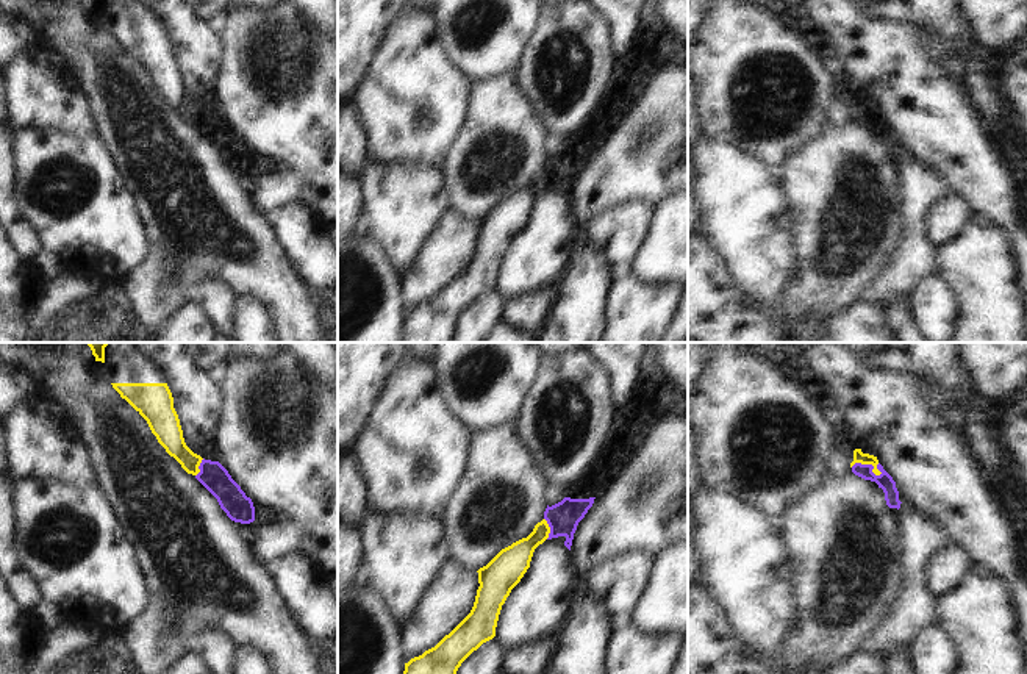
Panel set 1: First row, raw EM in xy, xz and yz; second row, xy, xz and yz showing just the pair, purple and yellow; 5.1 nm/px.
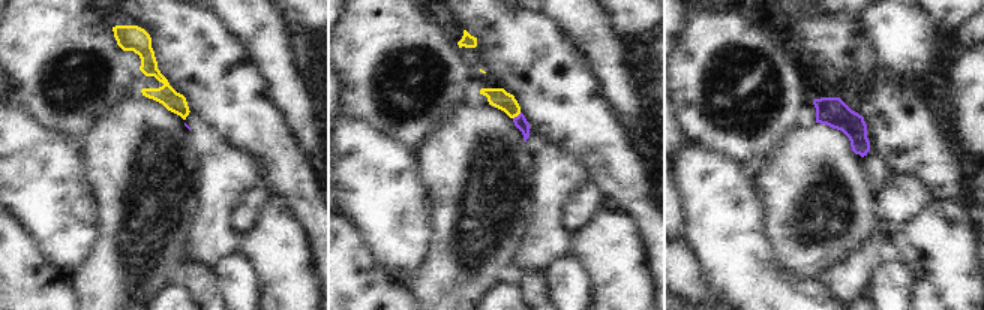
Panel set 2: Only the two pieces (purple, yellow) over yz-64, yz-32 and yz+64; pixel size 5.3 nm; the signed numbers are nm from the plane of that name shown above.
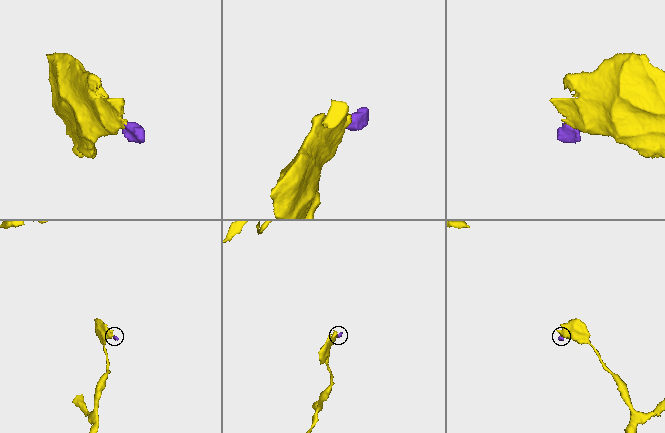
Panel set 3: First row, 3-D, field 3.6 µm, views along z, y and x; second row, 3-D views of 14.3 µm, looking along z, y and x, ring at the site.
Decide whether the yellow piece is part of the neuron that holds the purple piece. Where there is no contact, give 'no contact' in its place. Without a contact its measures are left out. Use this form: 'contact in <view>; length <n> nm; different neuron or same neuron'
contact in yz; length 170 nm; different neuron

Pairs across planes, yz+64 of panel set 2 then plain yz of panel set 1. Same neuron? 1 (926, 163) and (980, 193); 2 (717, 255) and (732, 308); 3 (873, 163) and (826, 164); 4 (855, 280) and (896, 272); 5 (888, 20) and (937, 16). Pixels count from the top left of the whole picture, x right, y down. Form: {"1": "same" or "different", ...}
{"1": "same", "2": "different", "3": "different", "4": "same", "5": "different"}

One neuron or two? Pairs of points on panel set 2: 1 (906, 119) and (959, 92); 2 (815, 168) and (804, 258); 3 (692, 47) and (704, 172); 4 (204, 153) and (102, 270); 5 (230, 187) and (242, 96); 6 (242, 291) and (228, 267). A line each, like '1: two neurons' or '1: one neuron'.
1: two neurons
2: one neuron
3: two neurons
4: two neurons
5: two neurons
6: one neuron

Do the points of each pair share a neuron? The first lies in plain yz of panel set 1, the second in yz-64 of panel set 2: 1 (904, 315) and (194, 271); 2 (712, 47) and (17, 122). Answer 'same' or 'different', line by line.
1: same
2: different

